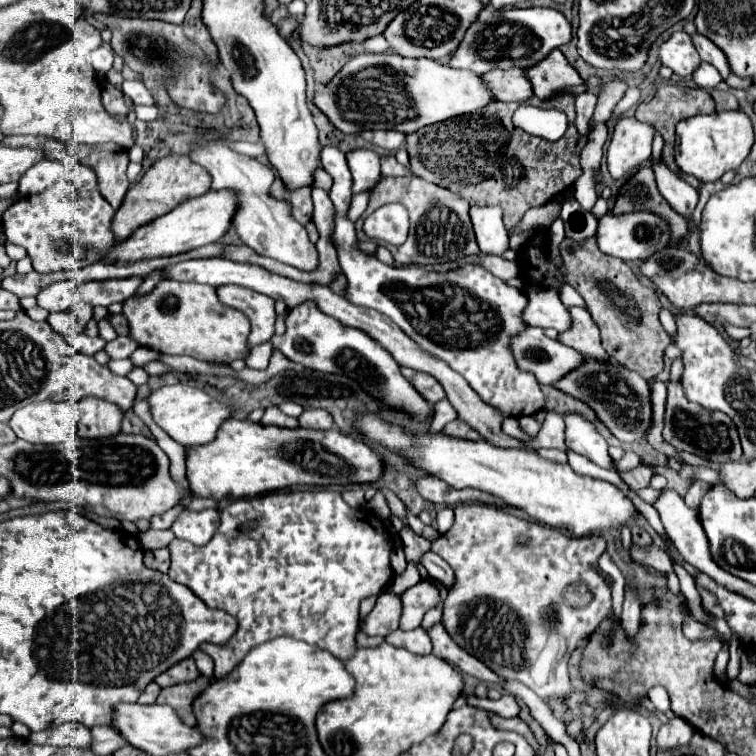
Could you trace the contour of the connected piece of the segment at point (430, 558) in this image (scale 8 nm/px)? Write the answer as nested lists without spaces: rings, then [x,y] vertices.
[[[429,551],[429,553],[425,553],[423,555],[423,567],[427,569],[427,573],[429,573],[429,577],[437,583],[437,585],[443,585],[445,589],[449,589],[449,587],[453,587],[453,583],[455,583],[455,575],[453,575],[453,569],[437,555],[437,553],[433,553],[433,551]]]

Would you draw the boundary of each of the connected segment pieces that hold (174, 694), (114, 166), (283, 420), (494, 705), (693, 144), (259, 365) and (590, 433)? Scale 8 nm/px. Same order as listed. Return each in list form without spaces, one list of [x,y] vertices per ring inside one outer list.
[[[197,677],[195,681],[189,681],[189,683],[181,683],[181,685],[173,685],[173,687],[165,687],[165,689],[161,689],[161,693],[159,693],[159,697],[157,697],[157,703],[159,705],[171,705],[175,711],[177,711],[177,715],[179,715],[179,719],[185,723],[185,725],[189,725],[189,727],[193,727],[195,725],[195,715],[193,715],[193,701],[195,701],[195,697],[205,689],[209,685],[209,679],[207,677]]]
[[[79,147],[77,157],[85,165],[93,161],[91,165],[99,179],[101,195],[111,203],[113,209],[119,209],[130,187],[129,179],[125,177],[125,169],[129,163],[127,149],[125,153],[121,153],[121,151],[81,151]]]
[[[267,407],[267,409],[265,409],[265,415],[263,415],[263,419],[261,419],[261,423],[263,423],[263,425],[287,427],[287,429],[295,429],[295,427],[299,427],[299,425],[297,425],[297,419],[283,415],[277,407]]]
[[[461,693],[461,697],[465,697],[465,701],[469,705],[475,705],[475,707],[481,707],[481,709],[487,709],[487,711],[493,711],[505,719],[511,719],[511,717],[517,717],[519,715],[519,705],[517,701],[511,697],[511,695],[503,695],[499,701],[491,701],[491,699],[481,699],[477,695],[469,695],[469,693]]]
[[[721,111],[711,115],[697,115],[677,125],[679,153],[675,155],[677,165],[683,173],[697,177],[699,181],[717,181],[723,173],[735,171],[749,155],[755,141],[751,119],[741,111]]]
[[[265,343],[265,345],[257,345],[249,355],[247,355],[247,365],[251,369],[265,369],[269,365],[269,359],[271,359],[271,343]]]
[[[565,415],[565,437],[571,451],[587,457],[603,469],[613,469],[613,461],[607,453],[607,443],[595,431],[595,427],[581,415]]]

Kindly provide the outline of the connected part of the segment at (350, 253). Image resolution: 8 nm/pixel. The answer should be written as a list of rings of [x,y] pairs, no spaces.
[[[324,146],[321,165],[333,179],[333,239],[339,265],[347,277],[347,299],[387,315],[419,347],[437,355],[465,381],[469,381],[471,389],[503,415],[523,417],[541,411],[545,399],[537,379],[531,373],[519,371],[509,351],[511,333],[525,327],[521,321],[521,311],[527,305],[523,291],[507,287],[499,277],[491,275],[481,265],[465,265],[447,273],[435,273],[417,265],[389,267],[377,257],[361,253],[357,249],[353,221],[347,219],[353,181],[346,154],[337,147]]]

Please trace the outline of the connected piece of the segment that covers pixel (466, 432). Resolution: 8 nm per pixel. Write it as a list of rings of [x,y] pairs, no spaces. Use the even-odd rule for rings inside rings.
[[[461,419],[451,421],[451,423],[443,429],[443,433],[451,435],[451,437],[459,437],[459,439],[479,439],[479,437],[481,437],[475,429],[471,429],[471,427],[469,427],[465,421],[461,421]]]

